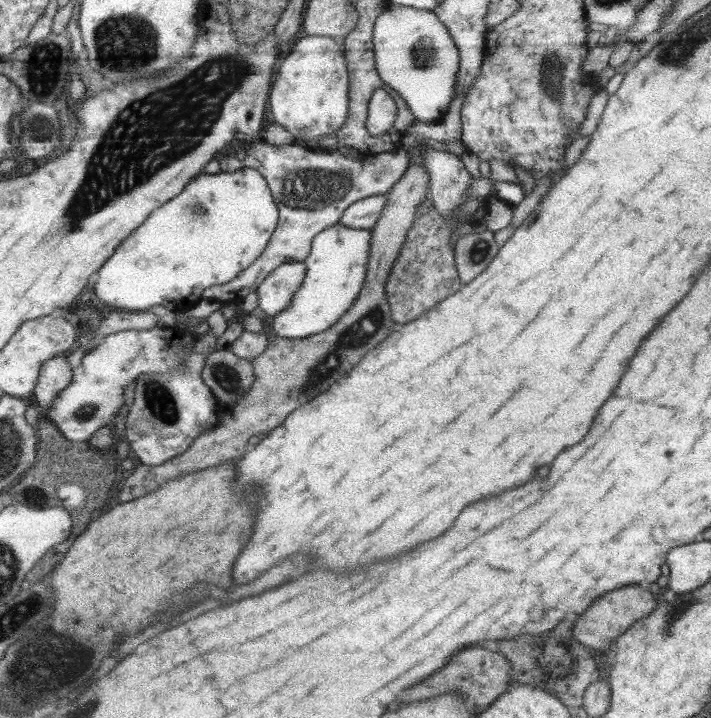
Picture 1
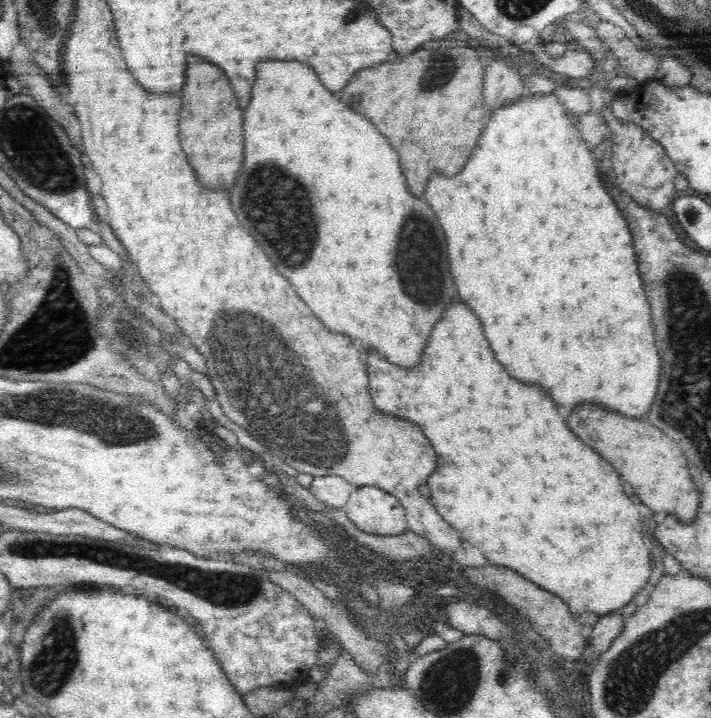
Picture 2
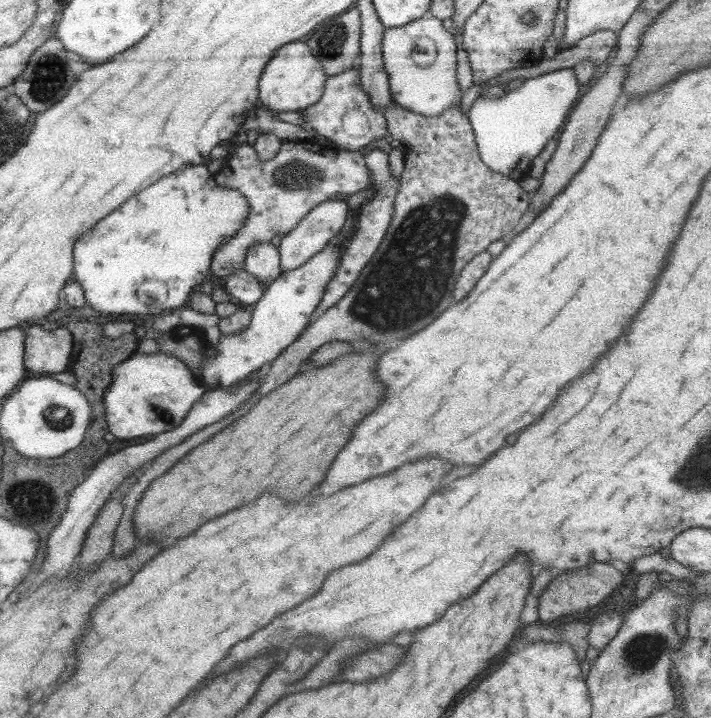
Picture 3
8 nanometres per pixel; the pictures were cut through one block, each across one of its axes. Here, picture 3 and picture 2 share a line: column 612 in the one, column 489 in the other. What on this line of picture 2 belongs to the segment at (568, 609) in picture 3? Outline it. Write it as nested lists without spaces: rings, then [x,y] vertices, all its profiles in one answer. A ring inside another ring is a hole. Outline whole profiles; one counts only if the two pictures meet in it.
[[[491,565],[481,568],[468,568],[463,571],[467,579],[477,584],[482,589],[487,589],[490,593],[501,597],[506,604],[517,610],[522,618],[529,618],[531,624],[540,636],[540,640],[545,639],[556,654],[560,654],[566,661],[579,661],[586,653],[588,636],[582,635],[582,625],[574,619],[576,616],[570,612],[570,607],[562,598],[556,594],[543,590],[514,570],[510,570],[499,565]]]

